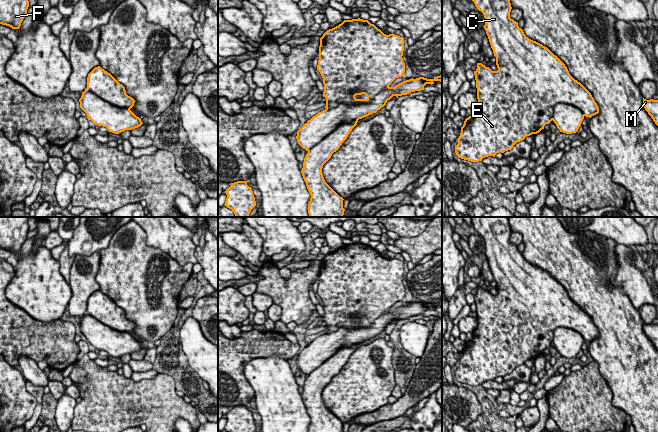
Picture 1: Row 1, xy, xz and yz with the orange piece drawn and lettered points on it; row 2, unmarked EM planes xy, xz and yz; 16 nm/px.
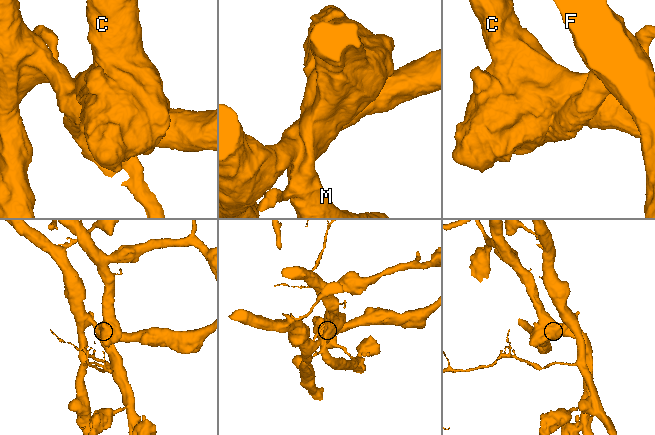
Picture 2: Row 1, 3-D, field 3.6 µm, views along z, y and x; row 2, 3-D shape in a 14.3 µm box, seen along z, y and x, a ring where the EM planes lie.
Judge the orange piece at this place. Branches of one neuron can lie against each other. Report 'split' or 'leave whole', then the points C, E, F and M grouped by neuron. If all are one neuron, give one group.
split | C E M / F

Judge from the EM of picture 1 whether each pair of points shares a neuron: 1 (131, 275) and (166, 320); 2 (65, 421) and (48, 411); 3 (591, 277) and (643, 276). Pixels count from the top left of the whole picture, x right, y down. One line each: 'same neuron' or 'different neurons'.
1: same neuron
2: different neurons
3: different neurons

